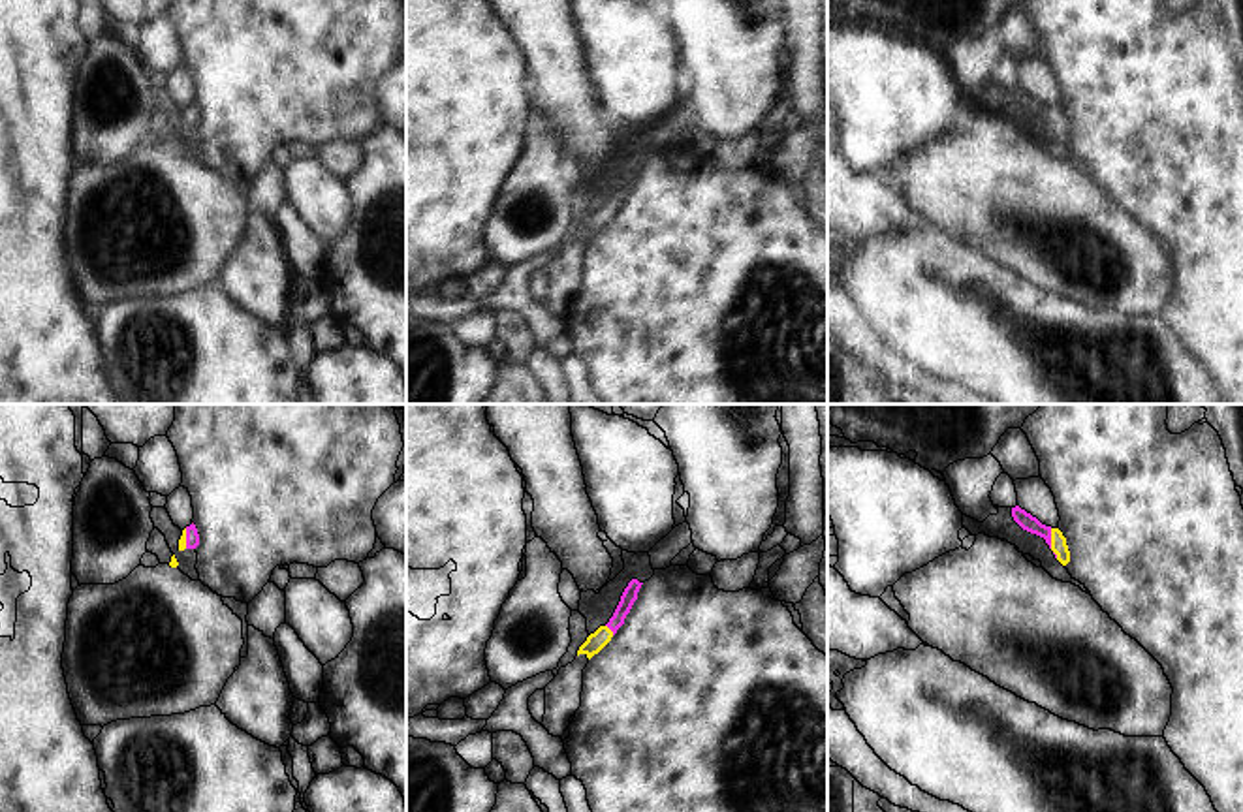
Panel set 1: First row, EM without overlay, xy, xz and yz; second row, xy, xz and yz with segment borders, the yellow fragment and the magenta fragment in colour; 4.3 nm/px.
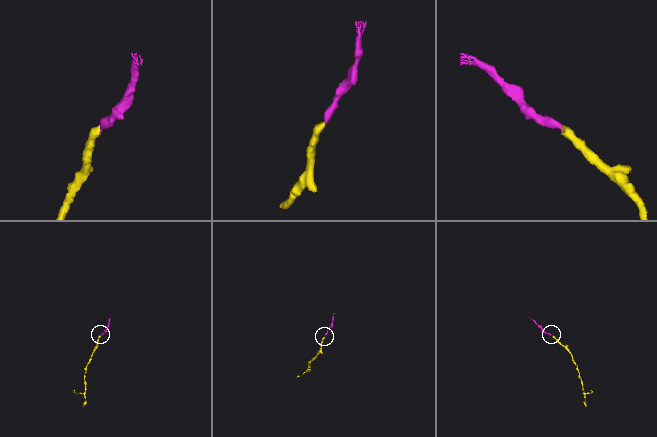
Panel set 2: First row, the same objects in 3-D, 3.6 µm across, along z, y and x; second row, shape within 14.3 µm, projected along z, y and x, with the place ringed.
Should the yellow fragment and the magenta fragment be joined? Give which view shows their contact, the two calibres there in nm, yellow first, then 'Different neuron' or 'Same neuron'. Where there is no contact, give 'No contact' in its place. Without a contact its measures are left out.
Touches yellow in yz. Thickness 70 nm (yellow) against 70 nm. Same neuron.

